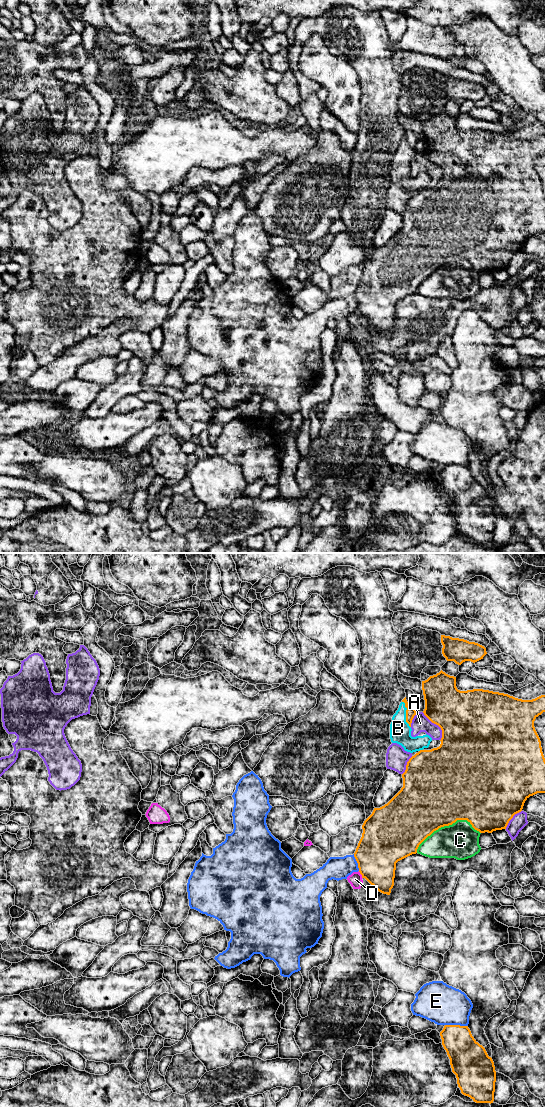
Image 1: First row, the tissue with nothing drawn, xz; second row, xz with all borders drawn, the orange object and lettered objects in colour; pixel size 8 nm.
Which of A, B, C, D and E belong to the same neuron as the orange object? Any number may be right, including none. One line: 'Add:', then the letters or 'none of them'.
Add: B

